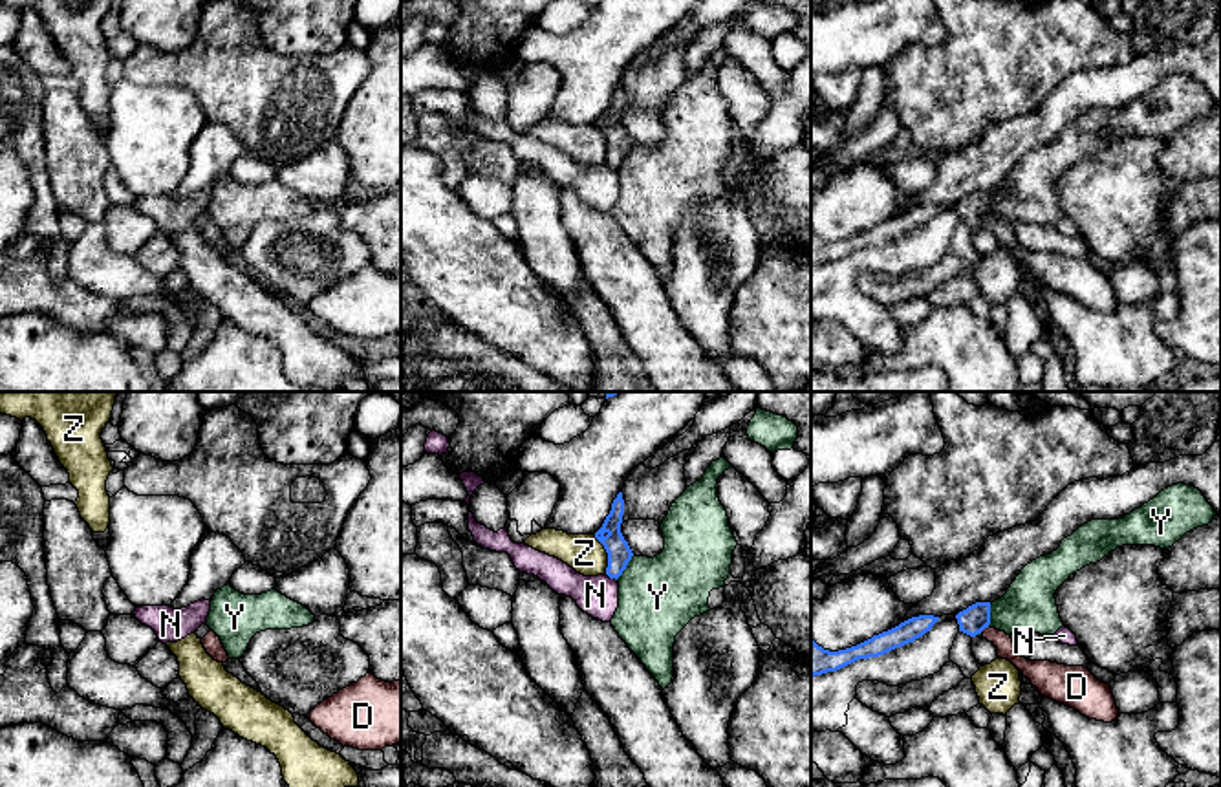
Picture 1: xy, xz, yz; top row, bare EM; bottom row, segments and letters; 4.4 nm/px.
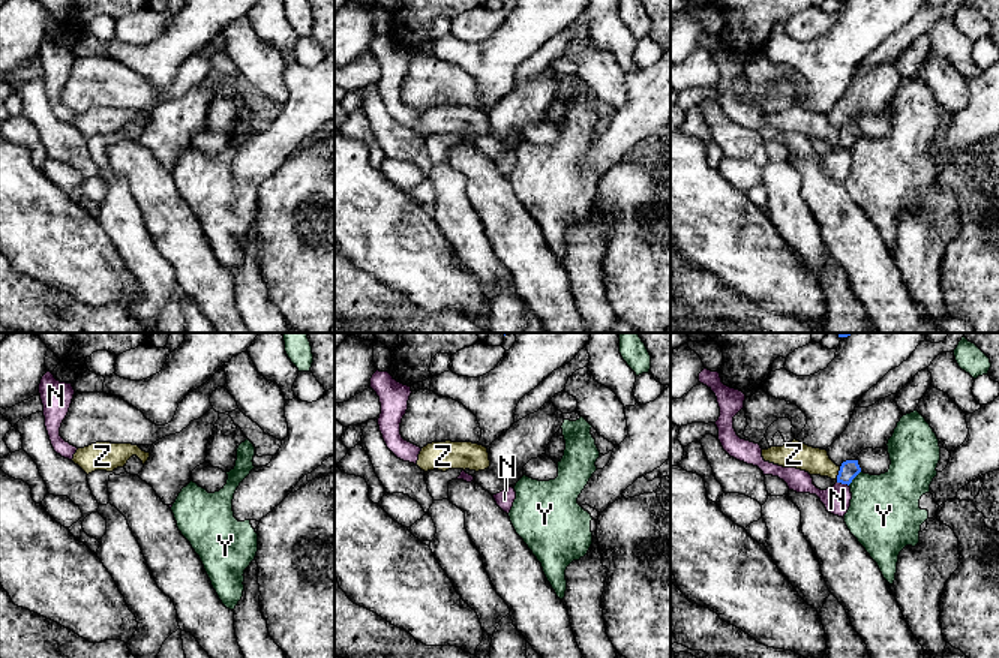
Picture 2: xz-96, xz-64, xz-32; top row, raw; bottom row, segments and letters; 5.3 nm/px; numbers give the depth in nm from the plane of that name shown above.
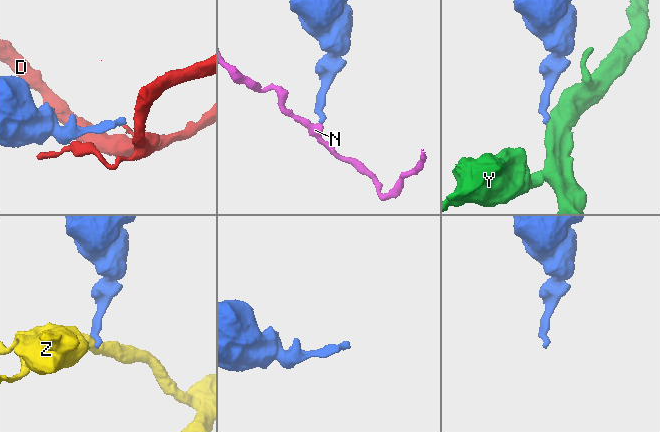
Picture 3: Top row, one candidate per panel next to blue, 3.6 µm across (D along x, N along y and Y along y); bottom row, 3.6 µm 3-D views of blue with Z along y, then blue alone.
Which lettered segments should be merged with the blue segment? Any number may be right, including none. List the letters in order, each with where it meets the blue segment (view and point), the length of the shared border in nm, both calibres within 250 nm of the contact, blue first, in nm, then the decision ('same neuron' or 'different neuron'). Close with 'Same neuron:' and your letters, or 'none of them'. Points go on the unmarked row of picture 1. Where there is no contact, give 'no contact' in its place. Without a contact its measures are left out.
D: contact yz (983, 218); length 40 nm; calibres 120 and 80 nm; different neuron
N: contact xz (610, 167); length 70 nm; calibres 110 and 180 nm; different neuron
Y: contact xz (625, 158); length 140 nm; calibres 110 and 360 nm; different neuron
Z: contact xz (606, 141); length 180 nm; calibres 110 and 170 nm; different neuron
Same neuron: none of them

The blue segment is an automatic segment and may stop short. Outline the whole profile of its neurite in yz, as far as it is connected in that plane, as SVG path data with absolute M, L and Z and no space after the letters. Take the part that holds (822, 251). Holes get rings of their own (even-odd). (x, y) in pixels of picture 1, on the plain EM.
M934 205L912 207L888 221L873 225L857 236L838 242L824 240L811 229L811 267L837 262L859 249L879 247L908 232L913 232L930 221L937 210L939 207Z

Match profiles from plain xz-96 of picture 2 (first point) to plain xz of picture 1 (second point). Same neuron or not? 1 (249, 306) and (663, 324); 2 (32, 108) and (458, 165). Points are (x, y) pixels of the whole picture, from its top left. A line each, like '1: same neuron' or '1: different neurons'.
1: different neurons
2: different neurons

